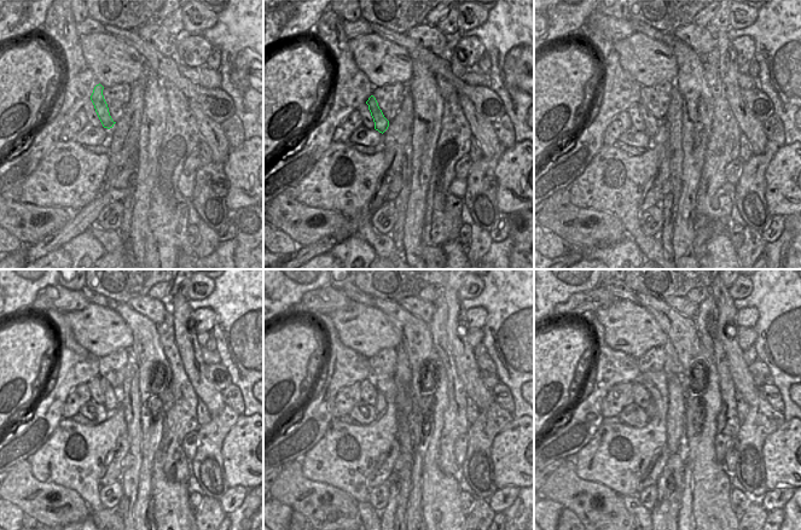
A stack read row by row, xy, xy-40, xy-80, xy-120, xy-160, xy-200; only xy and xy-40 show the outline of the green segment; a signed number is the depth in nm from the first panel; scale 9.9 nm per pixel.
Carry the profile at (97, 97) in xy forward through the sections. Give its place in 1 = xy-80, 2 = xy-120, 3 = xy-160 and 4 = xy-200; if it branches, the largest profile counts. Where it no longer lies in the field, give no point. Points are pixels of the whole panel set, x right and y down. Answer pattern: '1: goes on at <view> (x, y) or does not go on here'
1: goes on at xy-80 (651, 124)
2: goes on at xy-120 (111, 394)
3: goes on at xy-160 (381, 405)
4: goes on at xy-200 (650, 409)

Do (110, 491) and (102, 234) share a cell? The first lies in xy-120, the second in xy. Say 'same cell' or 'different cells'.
different cells

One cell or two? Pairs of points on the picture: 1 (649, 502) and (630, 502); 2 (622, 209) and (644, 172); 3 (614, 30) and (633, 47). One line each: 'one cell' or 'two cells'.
1: two cells
2: one cell
3: two cells

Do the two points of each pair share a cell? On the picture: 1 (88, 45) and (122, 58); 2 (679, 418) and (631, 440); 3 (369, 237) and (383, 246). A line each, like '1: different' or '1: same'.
1: same
2: different
3: same

